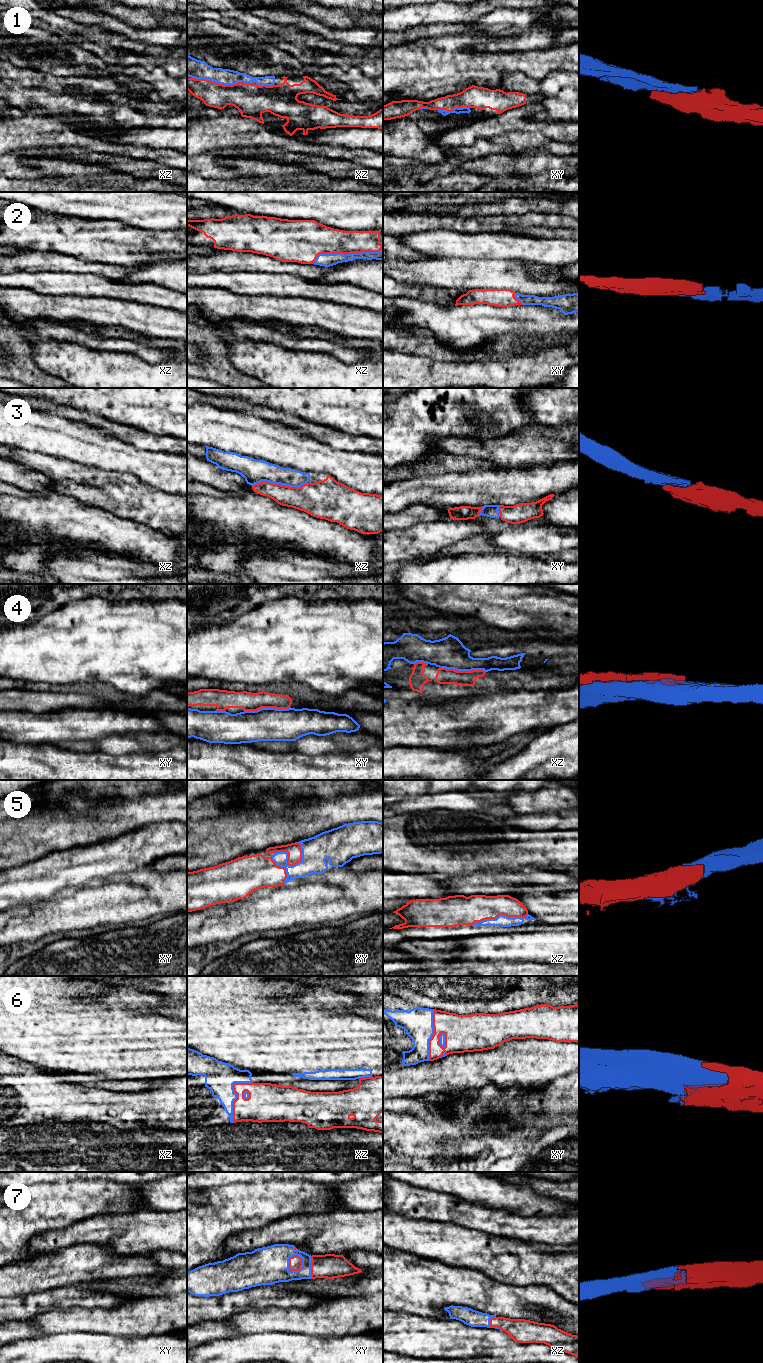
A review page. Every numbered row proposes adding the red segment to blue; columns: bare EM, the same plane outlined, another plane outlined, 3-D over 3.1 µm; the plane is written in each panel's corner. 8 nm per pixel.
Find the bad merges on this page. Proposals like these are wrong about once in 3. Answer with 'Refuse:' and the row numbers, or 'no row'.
Refuse: 4

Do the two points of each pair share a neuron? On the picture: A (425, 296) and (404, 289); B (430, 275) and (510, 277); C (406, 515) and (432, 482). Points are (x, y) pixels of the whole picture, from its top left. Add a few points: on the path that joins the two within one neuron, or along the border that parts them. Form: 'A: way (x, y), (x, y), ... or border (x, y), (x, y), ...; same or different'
A: way (420, 294), (409, 291); same
B: way (450, 275), (490, 275); same
C: border (438, 506), (410, 504), (401, 510), (393, 512); different

